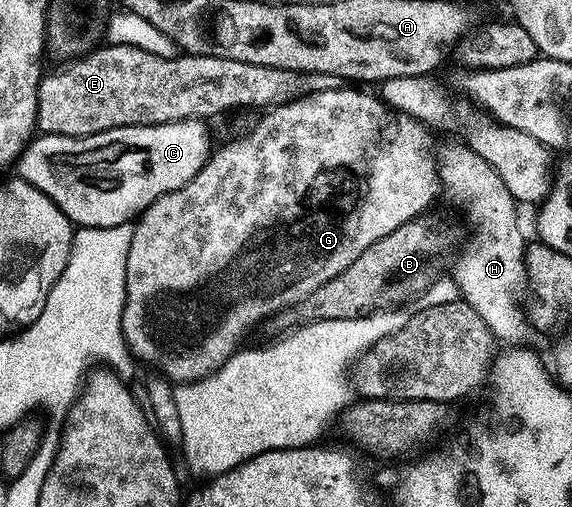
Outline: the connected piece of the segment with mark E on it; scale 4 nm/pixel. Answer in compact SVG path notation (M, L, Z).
M112 44L100 46L68 65L70 66L61 71L44 74L37 88L37 129L42 134L86 137L115 127L162 125L165 122L185 120L207 121L207 118L215 117L233 107L247 109L250 101L268 101L271 107L276 107L312 93L342 88L345 83L344 78L330 73L271 68L209 54L185 53L169 59L151 55L137 46Z

